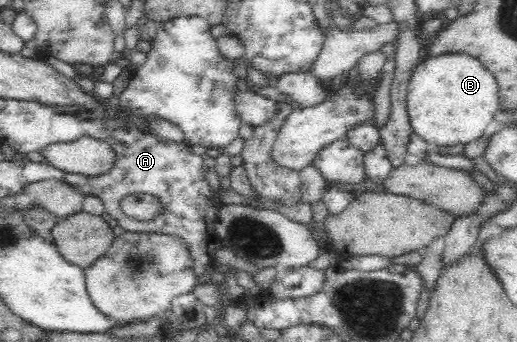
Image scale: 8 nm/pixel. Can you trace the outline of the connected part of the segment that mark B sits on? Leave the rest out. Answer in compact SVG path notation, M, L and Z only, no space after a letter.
M465 53L423 57L411 75L406 94L406 108L414 134L423 138L434 149L466 146L483 136L493 116L501 108L499 87L495 77L483 67L483 63Z

